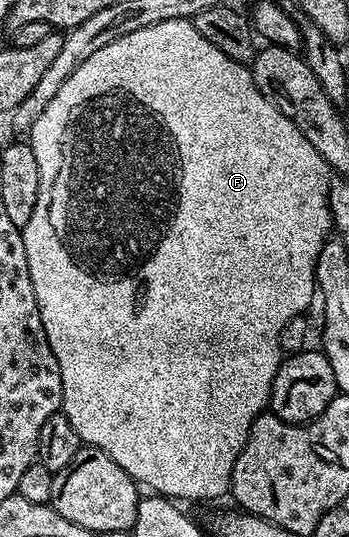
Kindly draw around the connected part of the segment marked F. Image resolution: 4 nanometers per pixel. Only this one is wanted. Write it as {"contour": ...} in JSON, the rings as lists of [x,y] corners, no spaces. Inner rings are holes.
{"contour":[[[178,18],[178,19],[177,19],[177,20],[161,20],[161,24],[149,24],[149,28],[141,28],[141,29],[140,29],[140,30],[138,30],[138,31],[137,31],[137,32],[129,32],[129,36],[121,36],[121,40],[113,40],[113,44],[105,44],[105,48],[101,48],[101,49],[100,49],[100,50],[99,50],[99,51],[98,51],[98,52],[93,52],[93,56],[89,56],[89,60],[85,60],[85,64],[81,64],[81,68],[77,68],[77,72],[73,72],[73,76],[69,76],[69,80],[65,80],[65,84],[61,84],[61,88],[57,88],[57,96],[53,96],[53,100],[49,100],[49,108],[45,108],[45,112],[41,112],[41,116],[37,116],[37,124],[33,124],[33,128],[32,128],[32,129],[31,129],[31,131],[29,131],[29,144],[30,144],[30,146],[31,146],[31,147],[32,147],[32,148],[33,148],[33,156],[37,156],[37,168],[38,168],[38,169],[39,169],[39,171],[41,171],[41,188],[37,188],[37,205],[36,205],[36,206],[35,206],[35,207],[33,207],[33,216],[29,216],[29,224],[25,224],[25,225],[24,225],[24,226],[22,226],[22,227],[21,227],[21,229],[22,229],[22,231],[23,231],[23,243],[24,243],[24,244],[25,244],[25,256],[26,256],[26,257],[27,257],[27,259],[28,259],[28,260],[29,260],[29,276],[30,276],[30,277],[31,277],[31,279],[32,279],[32,280],[33,280],[33,296],[34,296],[34,297],[35,297],[35,299],[36,299],[36,300],[37,300],[37,308],[38,308],[38,309],[39,309],[39,311],[40,311],[40,312],[41,312],[41,324],[42,324],[42,325],[43,325],[43,327],[44,327],[44,328],[45,328],[45,336],[46,336],[46,337],[47,337],[47,339],[48,339],[48,340],[49,340],[49,348],[53,348],[53,356],[57,356],[57,368],[58,368],[58,369],[59,369],[59,371],[60,371],[60,372],[61,372],[61,388],[62,388],[62,389],[63,389],[63,404],[62,404],[62,407],[61,407],[61,413],[63,413],[63,415],[65,415],[65,417],[66,417],[66,418],[67,418],[67,419],[68,419],[68,420],[69,420],[69,424],[73,424],[73,428],[77,428],[77,436],[78,436],[78,437],[79,437],[79,440],[80,440],[80,443],[83,443],[83,444],[86,444],[86,445],[89,445],[89,446],[96,446],[96,447],[97,447],[97,448],[101,448],[101,452],[105,452],[105,453],[106,453],[106,454],[108,454],[108,455],[109,455],[109,457],[110,457],[110,458],[111,458],[111,459],[113,459],[113,460],[114,460],[114,462],[116,462],[116,463],[117,463],[117,464],[121,464],[121,468],[122,468],[122,469],[123,469],[123,471],[125,471],[125,473],[127,473],[127,475],[129,475],[129,476],[130,476],[130,477],[131,477],[131,479],[132,479],[132,480],[133,480],[133,481],[135,481],[135,482],[136,482],[136,483],[137,483],[137,484],[138,484],[138,485],[139,485],[139,486],[140,486],[140,487],[143,487],[143,488],[146,488],[146,486],[148,486],[148,488],[149,488],[149,489],[151,489],[151,490],[148,490],[148,491],[151,491],[151,492],[154,492],[154,493],[155,493],[155,494],[156,494],[156,495],[159,495],[159,496],[162,496],[162,497],[165,497],[165,498],[169,498],[169,499],[172,499],[172,500],[180,500],[180,499],[179,499],[179,498],[188,498],[188,500],[189,500],[189,501],[191,501],[191,502],[207,502],[207,501],[209,501],[209,500],[210,500],[210,498],[219,498],[219,497],[221,497],[221,496],[222,496],[222,494],[224,494],[224,495],[226,495],[226,494],[227,494],[227,493],[228,493],[228,491],[230,491],[230,489],[231,489],[231,473],[232,473],[232,472],[233,472],[233,464],[237,464],[237,456],[241,456],[241,448],[245,448],[245,440],[246,440],[246,439],[247,439],[247,437],[248,437],[248,436],[249,436],[249,428],[250,428],[250,427],[251,427],[251,425],[252,425],[252,424],[253,424],[253,420],[254,420],[254,419],[255,419],[255,418],[256,418],[256,416],[257,416],[257,415],[258,415],[258,414],[262,414],[262,413],[264,413],[264,411],[266,411],[266,410],[267,410],[267,409],[268,409],[268,406],[269,406],[269,403],[270,403],[270,400],[271,400],[271,389],[272,389],[272,388],[273,388],[273,380],[274,380],[274,379],[275,379],[275,377],[276,377],[276,376],[277,376],[277,372],[278,372],[278,371],[279,371],[279,364],[280,364],[280,361],[281,361],[281,349],[280,349],[280,347],[279,347],[279,337],[280,337],[280,336],[281,336],[281,334],[282,334],[282,330],[283,330],[283,329],[284,329],[284,328],[285,328],[285,326],[286,326],[286,325],[287,325],[287,324],[289,324],[289,322],[290,322],[290,321],[291,321],[291,320],[293,320],[293,319],[294,319],[294,318],[297,318],[297,317],[300,317],[300,315],[302,315],[302,314],[303,314],[303,313],[304,313],[304,311],[303,311],[303,309],[305,309],[305,308],[306,308],[306,306],[307,306],[307,305],[309,305],[309,304],[310,304],[310,302],[311,302],[311,301],[313,301],[313,300],[314,300],[314,301],[316,301],[316,298],[317,298],[317,287],[316,287],[316,284],[315,284],[315,265],[316,265],[316,264],[317,264],[317,256],[318,256],[318,255],[319,255],[319,253],[320,253],[320,252],[321,252],[321,248],[322,248],[322,247],[323,247],[323,245],[324,245],[324,244],[326,244],[326,242],[327,242],[327,241],[329,241],[329,235],[330,235],[330,234],[327,234],[327,233],[329,233],[329,232],[330,232],[330,230],[331,230],[331,202],[330,202],[330,200],[329,200],[329,199],[327,199],[327,197],[329,197],[329,196],[330,196],[330,194],[331,194],[331,186],[330,186],[330,184],[329,184],[329,183],[327,183],[327,174],[328,174],[328,175],[329,175],[329,167],[328,167],[328,164],[327,164],[327,161],[325,161],[325,159],[323,159],[323,158],[322,158],[322,156],[320,156],[320,155],[319,155],[319,153],[318,153],[318,152],[317,152],[317,148],[313,148],[313,144],[309,144],[309,140],[305,140],[305,136],[301,136],[301,132],[300,132],[300,131],[299,131],[299,130],[298,130],[298,129],[297,129],[297,127],[295,127],[295,126],[294,126],[294,125],[293,125],[293,123],[292,123],[292,122],[291,122],[291,121],[290,121],[290,120],[289,120],[289,119],[288,119],[288,118],[287,118],[287,117],[286,117],[286,116],[284,116],[284,115],[283,115],[283,114],[282,114],[282,112],[281,112],[281,111],[279,111],[279,109],[277,109],[277,107],[275,107],[275,105],[274,105],[274,104],[272,104],[272,102],[271,102],[271,101],[269,101],[269,99],[267,99],[267,97],[266,97],[266,96],[265,96],[265,95],[264,95],[264,94],[263,94],[263,93],[261,93],[261,92],[260,92],[260,90],[259,90],[259,89],[258,89],[258,88],[257,88],[257,84],[256,84],[256,83],[255,83],[255,81],[254,81],[254,80],[253,80],[253,76],[252,76],[252,75],[251,75],[251,72],[250,72],[250,69],[248,69],[248,67],[247,67],[247,66],[246,66],[246,65],[244,65],[244,63],[241,63],[241,62],[238,62],[238,61],[237,61],[237,60],[229,60],[229,56],[225,56],[225,52],[221,52],[221,48],[213,48],[213,44],[209,44],[209,40],[205,40],[205,36],[201,36],[201,32],[197,32],[197,28],[196,28],[196,27],[195,27],[195,23],[194,23],[194,21],[191,21],[191,20],[188,20],[188,19],[185,19],[185,18]]]}

